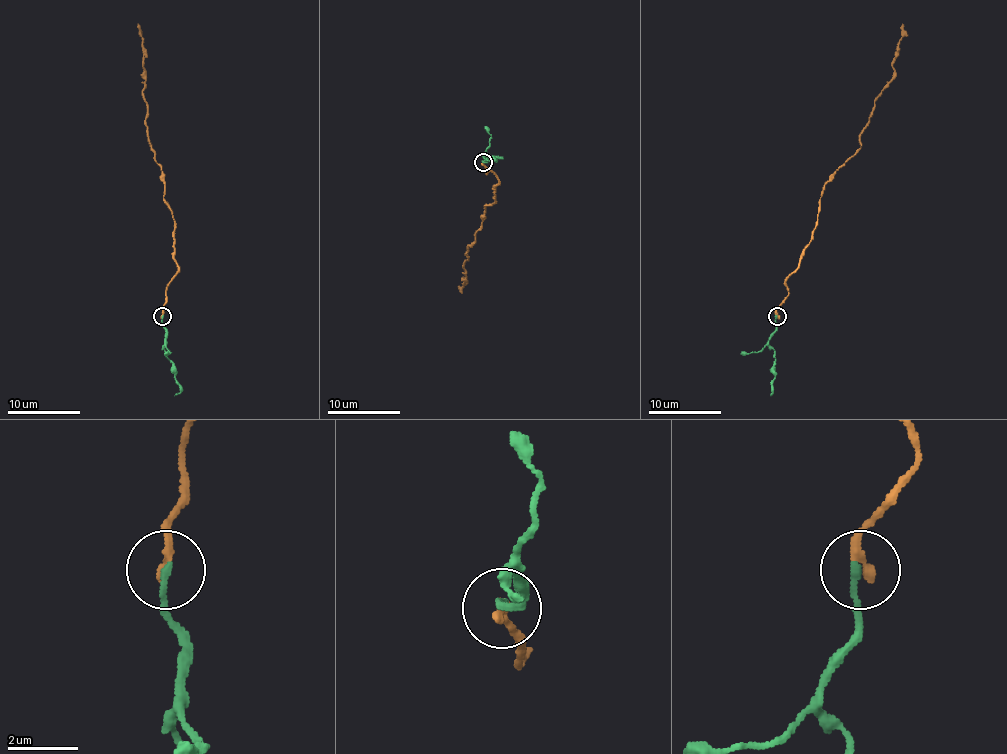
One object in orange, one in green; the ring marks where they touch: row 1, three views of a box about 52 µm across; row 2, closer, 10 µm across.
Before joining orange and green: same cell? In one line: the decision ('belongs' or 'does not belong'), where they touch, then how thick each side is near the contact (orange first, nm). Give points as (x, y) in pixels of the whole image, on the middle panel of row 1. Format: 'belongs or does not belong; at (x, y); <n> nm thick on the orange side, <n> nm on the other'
belongs; at (483, 162); 280 nm thick on the orange side, 200 nm on the other

